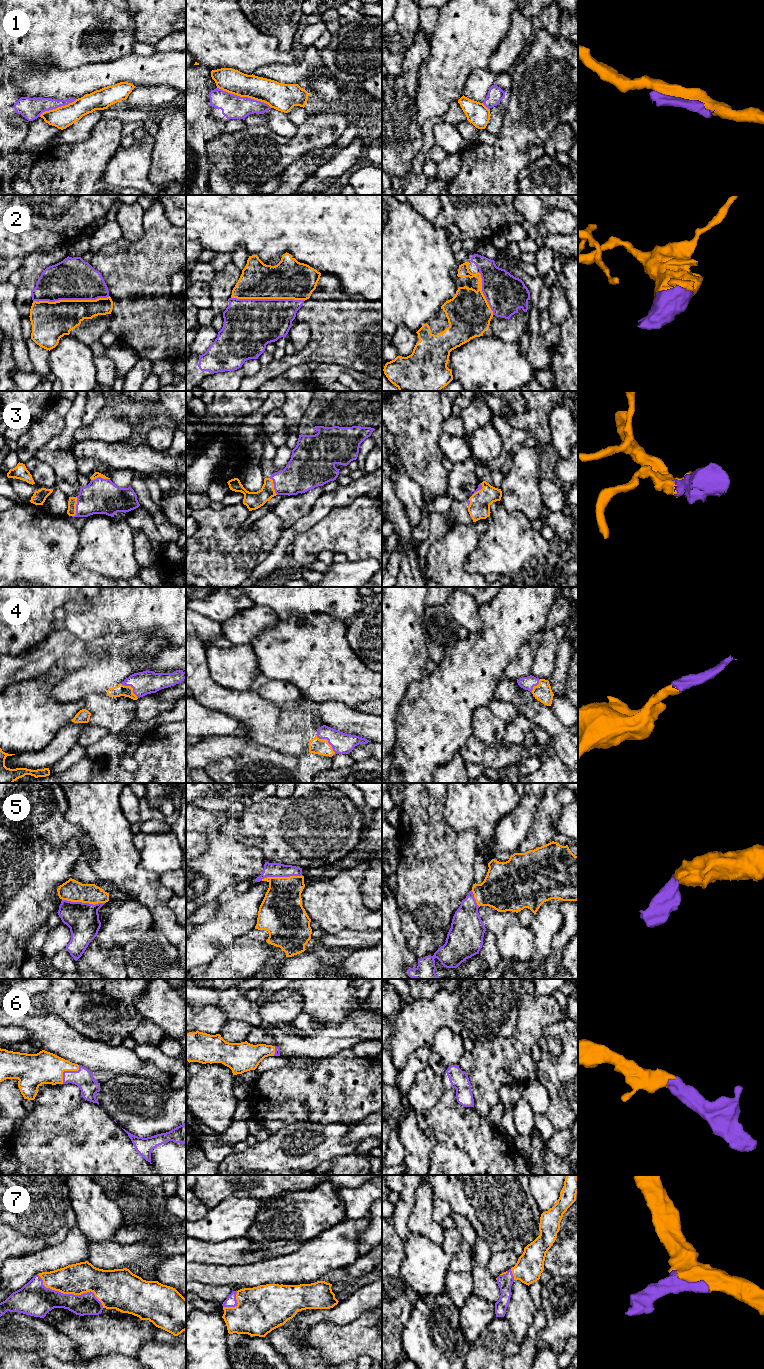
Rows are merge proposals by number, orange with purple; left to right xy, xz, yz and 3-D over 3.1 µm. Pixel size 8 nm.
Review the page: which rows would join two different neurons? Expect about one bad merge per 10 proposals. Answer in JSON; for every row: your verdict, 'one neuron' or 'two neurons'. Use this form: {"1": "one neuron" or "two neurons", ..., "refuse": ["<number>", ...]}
{"1": "two neurons", "2": "one neuron", "3": "one neuron", "4": "one neuron", "5": "one neuron", "6": "one neuron", "7": "one neuron", "refuse": ["1"]}

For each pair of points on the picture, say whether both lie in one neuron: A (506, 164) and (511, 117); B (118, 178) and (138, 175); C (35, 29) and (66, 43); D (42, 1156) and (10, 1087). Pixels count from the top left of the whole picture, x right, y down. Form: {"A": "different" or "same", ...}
{"A": "same", "B": "same", "C": "same", "D": "different"}

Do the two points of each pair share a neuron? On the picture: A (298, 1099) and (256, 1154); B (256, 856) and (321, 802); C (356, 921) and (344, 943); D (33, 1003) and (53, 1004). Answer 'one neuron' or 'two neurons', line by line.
A: two neurons
B: two neurons
C: two neurons
D: one neuron

